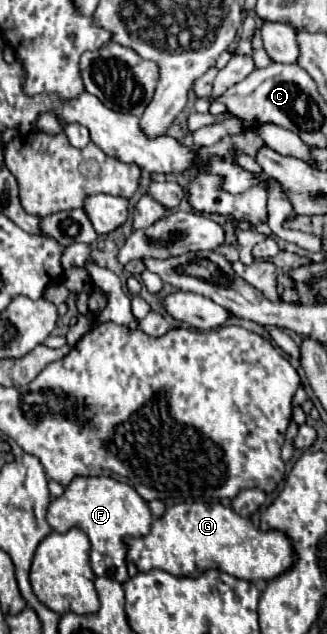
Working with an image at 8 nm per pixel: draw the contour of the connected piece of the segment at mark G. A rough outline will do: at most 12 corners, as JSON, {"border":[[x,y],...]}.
{"border":[[219,502],[173,504],[123,538],[139,572],[271,580],[287,534]]}

